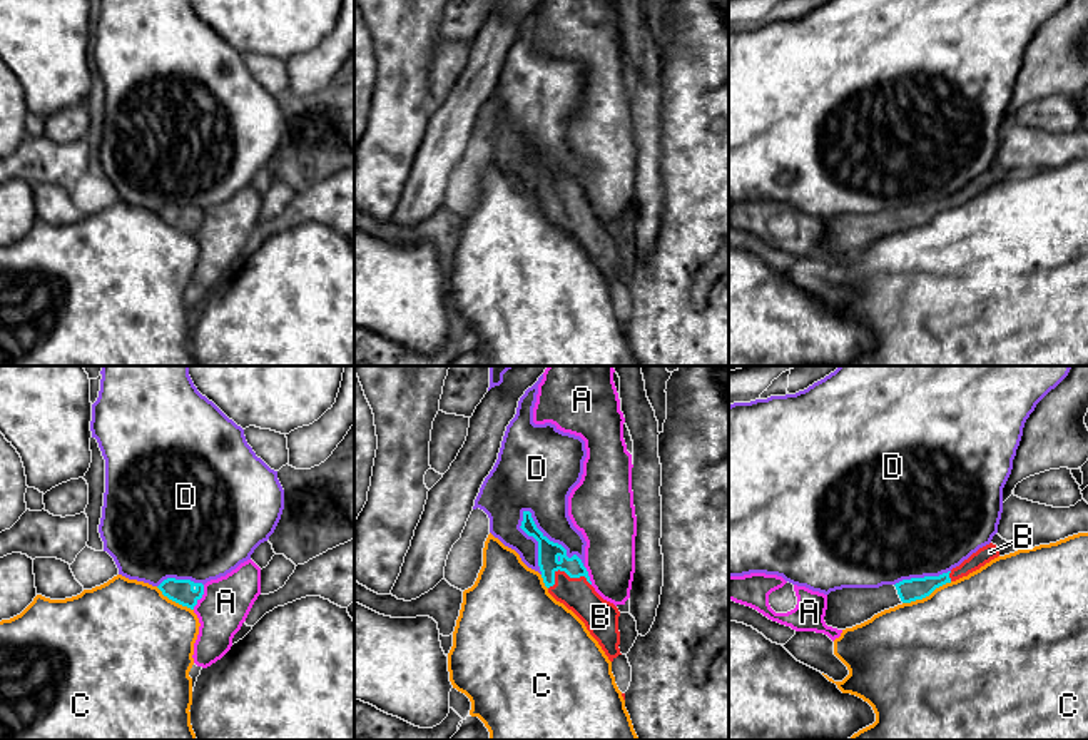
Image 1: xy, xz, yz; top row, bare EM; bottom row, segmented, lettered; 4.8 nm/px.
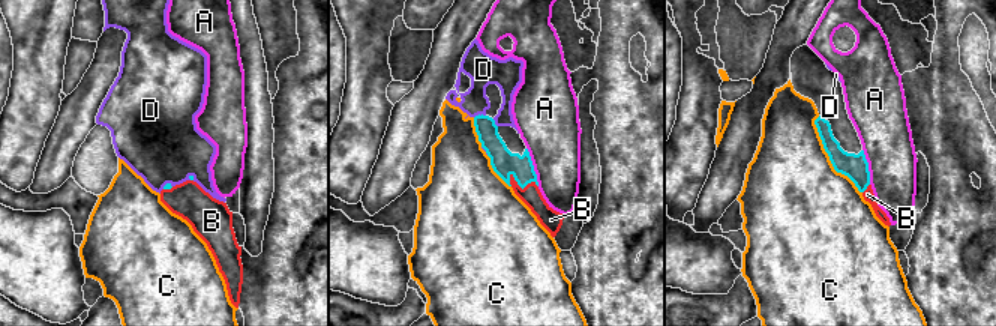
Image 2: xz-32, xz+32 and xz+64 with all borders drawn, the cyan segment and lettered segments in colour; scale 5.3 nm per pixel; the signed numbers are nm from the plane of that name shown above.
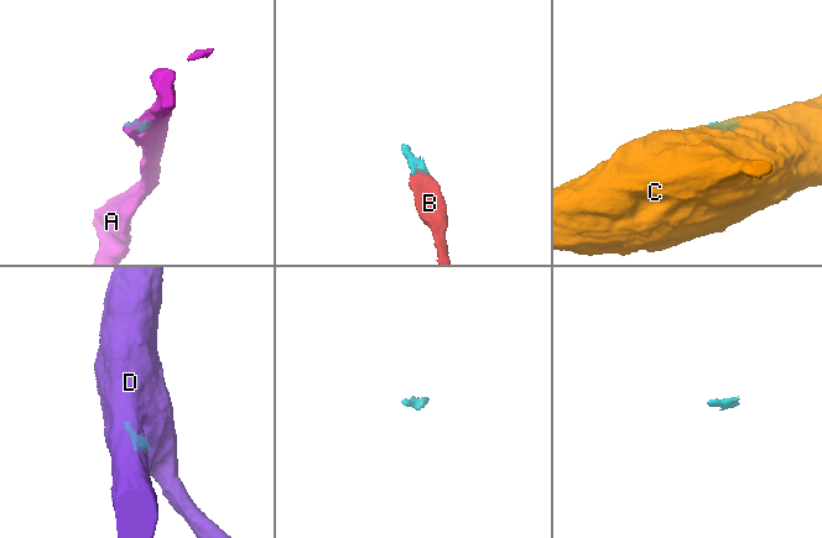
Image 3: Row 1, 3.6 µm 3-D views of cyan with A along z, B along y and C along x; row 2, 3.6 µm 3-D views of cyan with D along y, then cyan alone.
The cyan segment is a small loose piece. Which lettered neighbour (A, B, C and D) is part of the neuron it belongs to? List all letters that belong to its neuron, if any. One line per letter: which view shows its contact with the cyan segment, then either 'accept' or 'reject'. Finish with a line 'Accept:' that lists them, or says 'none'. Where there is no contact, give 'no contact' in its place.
A: contact in xy; reject
B: contact in xz; accept
C: contact in yz; reject
D: contact in xz; reject
Accept: B

